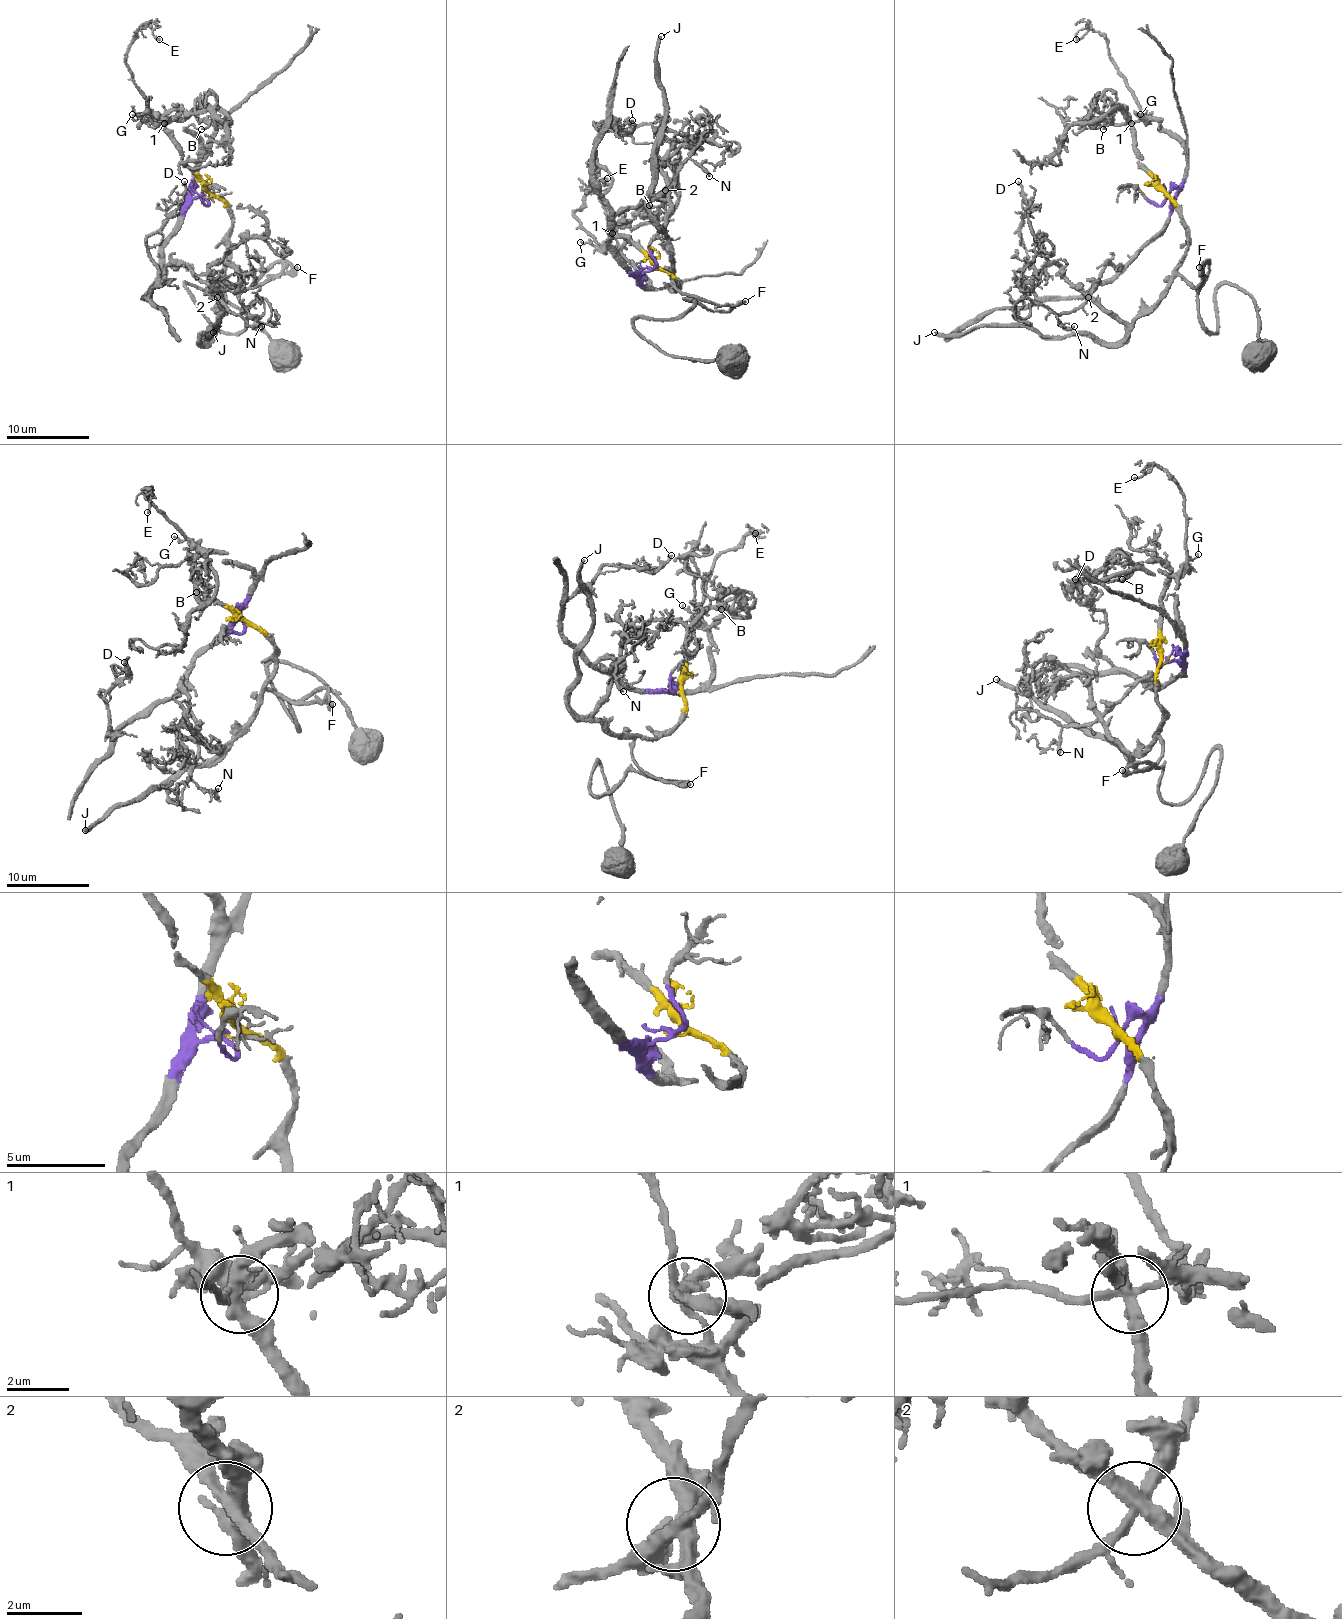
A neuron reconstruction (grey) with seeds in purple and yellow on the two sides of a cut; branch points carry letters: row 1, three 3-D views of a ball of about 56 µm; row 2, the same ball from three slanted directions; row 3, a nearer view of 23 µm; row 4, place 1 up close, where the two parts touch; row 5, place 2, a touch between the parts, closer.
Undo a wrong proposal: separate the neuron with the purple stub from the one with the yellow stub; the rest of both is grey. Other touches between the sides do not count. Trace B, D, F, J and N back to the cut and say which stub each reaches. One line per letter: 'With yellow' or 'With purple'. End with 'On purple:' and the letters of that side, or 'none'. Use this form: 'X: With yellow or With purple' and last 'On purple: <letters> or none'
B: With yellow
D: With purple
F: With yellow
J: With yellow
N: With purple
On purple: D, N

